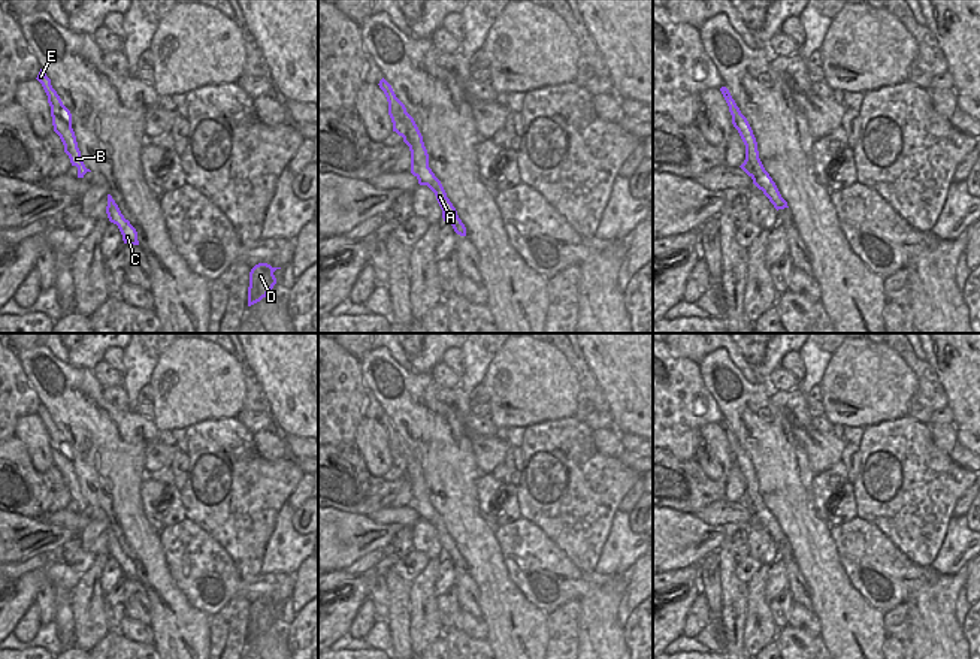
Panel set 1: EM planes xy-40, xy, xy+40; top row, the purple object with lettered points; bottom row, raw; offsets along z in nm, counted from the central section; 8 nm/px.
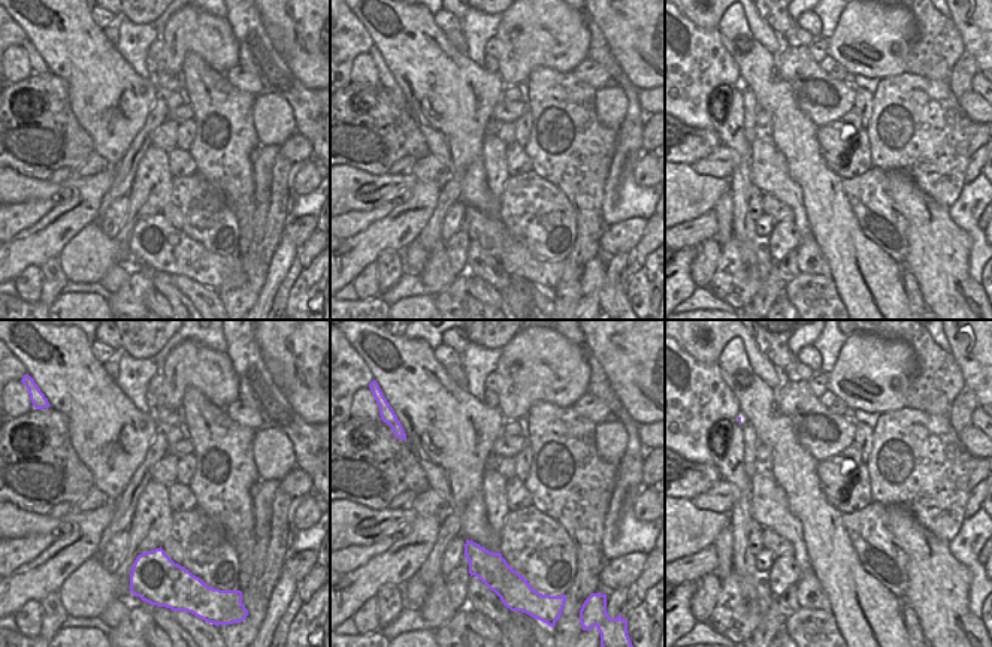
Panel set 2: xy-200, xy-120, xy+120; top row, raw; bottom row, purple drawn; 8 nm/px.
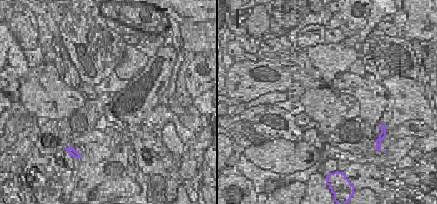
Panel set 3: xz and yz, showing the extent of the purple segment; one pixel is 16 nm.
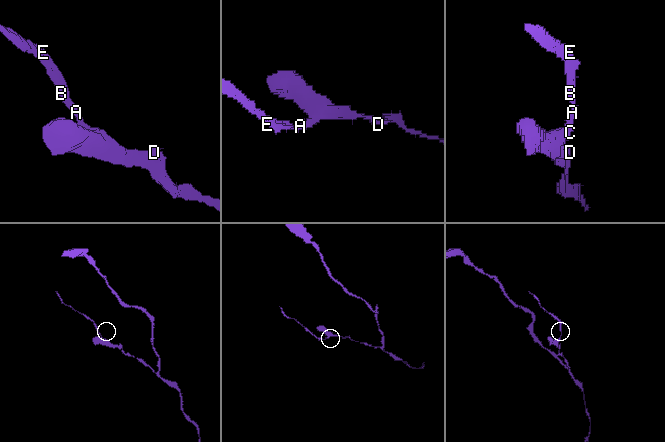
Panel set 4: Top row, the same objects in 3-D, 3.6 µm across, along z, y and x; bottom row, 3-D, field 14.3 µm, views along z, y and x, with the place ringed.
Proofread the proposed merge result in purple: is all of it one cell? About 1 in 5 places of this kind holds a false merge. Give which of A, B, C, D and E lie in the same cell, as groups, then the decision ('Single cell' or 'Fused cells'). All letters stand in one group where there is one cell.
Groups: A B C D E. Single cell.

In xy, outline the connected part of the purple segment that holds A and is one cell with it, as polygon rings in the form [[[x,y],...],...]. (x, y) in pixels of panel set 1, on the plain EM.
[[[384,412],[379,415],[378,420],[384,426],[388,436],[388,450],[393,457],[393,466],[402,471],[403,477],[409,481],[411,508],[418,514],[420,520],[427,520],[435,527],[436,535],[442,544],[444,556],[451,559],[457,569],[466,571],[465,559],[462,557],[456,542],[447,532],[441,516],[429,502],[429,489],[414,453],[406,447],[405,439],[396,432],[391,420]]]

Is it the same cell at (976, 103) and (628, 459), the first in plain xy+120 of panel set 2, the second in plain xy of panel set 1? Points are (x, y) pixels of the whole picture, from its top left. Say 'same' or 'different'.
same

